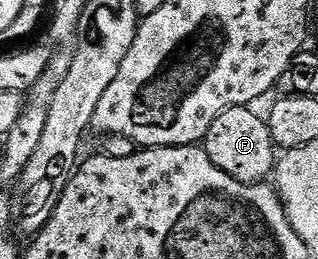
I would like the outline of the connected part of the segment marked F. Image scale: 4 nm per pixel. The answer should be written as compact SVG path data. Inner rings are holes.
M252 107L223 110L215 122L211 122L211 130L207 130L203 141L205 153L231 178L244 184L259 184L268 181L274 175L274 167L278 161L273 135L264 115L256 116Z

